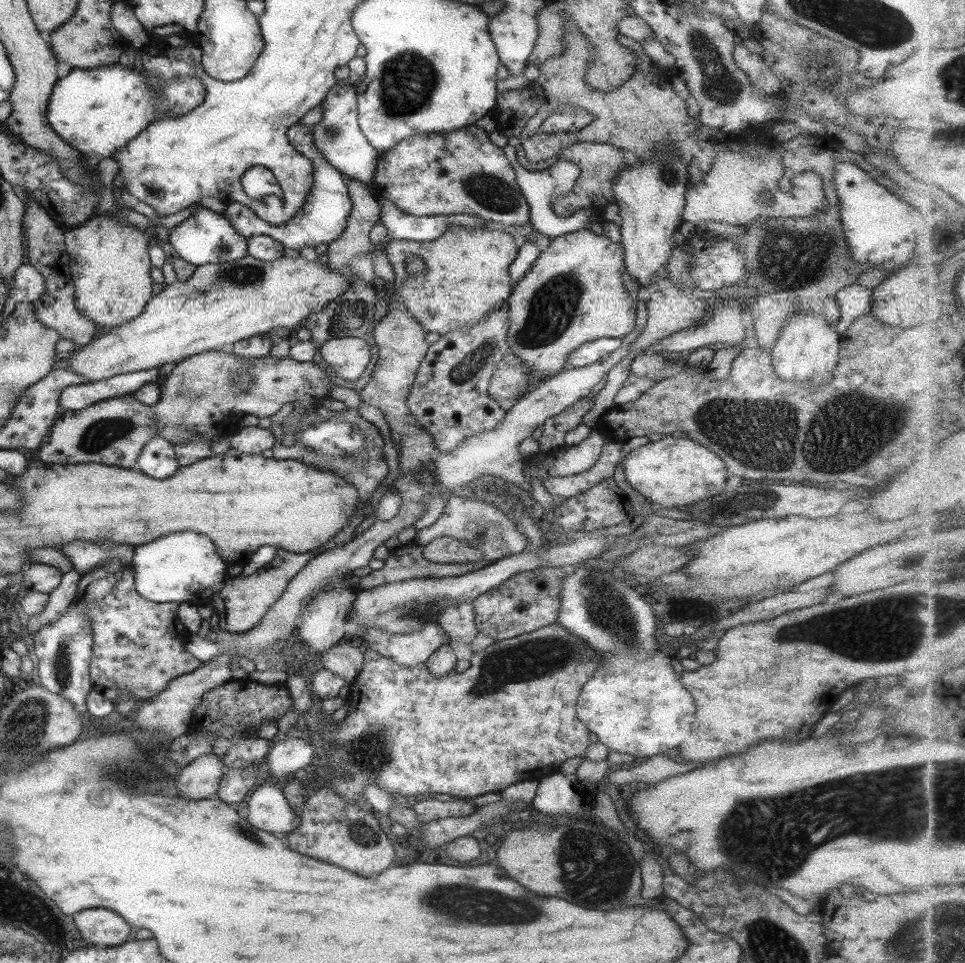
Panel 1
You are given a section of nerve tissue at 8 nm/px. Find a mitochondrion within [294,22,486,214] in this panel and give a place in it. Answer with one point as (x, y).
(407, 84)

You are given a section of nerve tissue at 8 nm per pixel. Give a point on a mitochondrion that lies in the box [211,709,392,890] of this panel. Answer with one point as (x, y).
(360, 832)

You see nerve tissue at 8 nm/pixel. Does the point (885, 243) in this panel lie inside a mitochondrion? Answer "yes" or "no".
no

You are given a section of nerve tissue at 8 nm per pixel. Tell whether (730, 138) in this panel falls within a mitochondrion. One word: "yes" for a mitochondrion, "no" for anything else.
no

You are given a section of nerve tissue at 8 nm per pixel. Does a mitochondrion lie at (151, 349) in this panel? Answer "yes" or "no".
no

